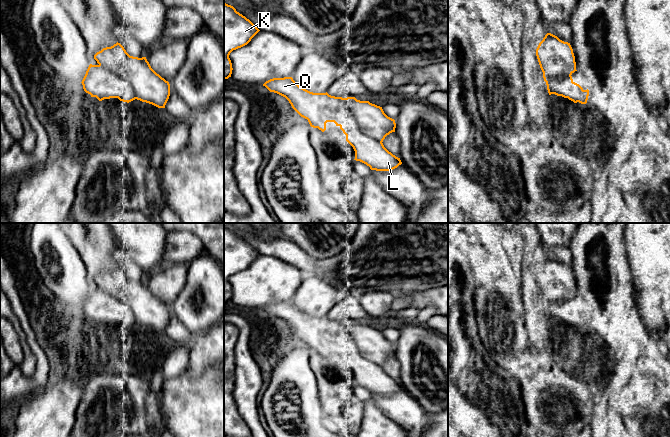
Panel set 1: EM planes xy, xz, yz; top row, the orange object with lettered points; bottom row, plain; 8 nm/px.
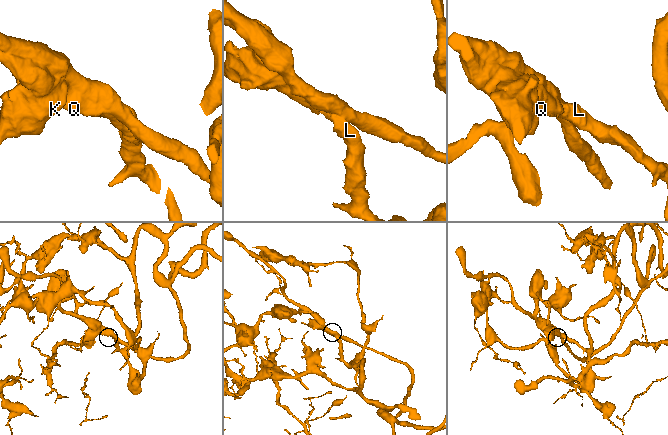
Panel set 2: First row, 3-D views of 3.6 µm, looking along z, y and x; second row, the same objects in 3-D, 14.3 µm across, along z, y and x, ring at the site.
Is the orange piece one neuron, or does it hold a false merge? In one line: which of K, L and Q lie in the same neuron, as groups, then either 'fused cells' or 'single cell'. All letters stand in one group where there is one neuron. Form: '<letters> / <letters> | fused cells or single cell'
K L Q | single cell

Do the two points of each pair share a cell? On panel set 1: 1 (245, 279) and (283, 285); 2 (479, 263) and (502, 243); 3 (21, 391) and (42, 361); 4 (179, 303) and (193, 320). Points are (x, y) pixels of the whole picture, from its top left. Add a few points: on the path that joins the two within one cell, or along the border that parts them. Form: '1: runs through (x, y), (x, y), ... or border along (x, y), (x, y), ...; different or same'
1: runs through (254, 282), (274, 282); same
2: border along (478, 241), (495, 259); different
3: runs through (29, 384), (42, 369); same
4: runs through (183, 307), (192, 316); same

